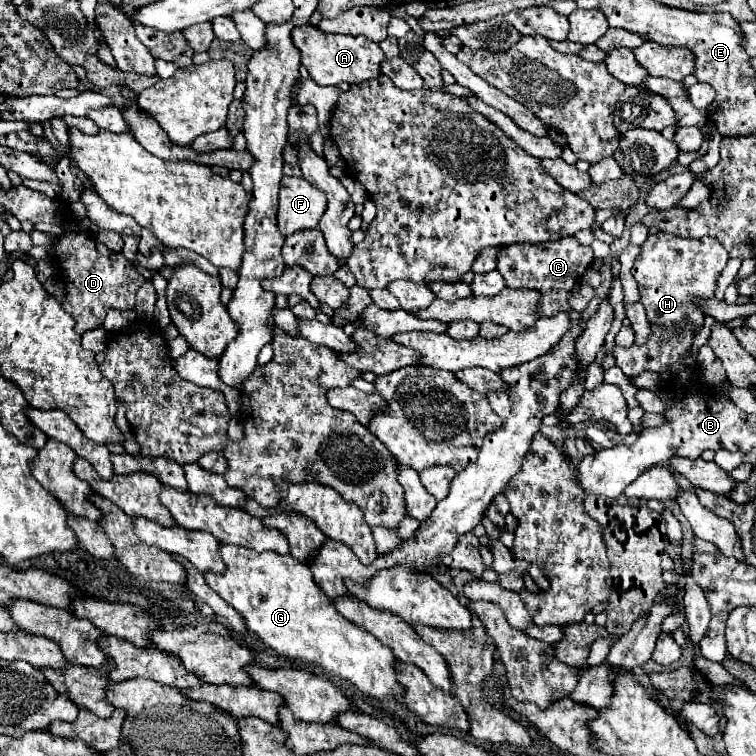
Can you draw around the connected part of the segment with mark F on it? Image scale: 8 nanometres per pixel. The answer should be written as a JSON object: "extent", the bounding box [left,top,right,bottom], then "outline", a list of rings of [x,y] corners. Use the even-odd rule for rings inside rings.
{"extent":[279,177,327,235],"outline":[[[283,177],[279,189],[279,231],[291,235],[319,225],[327,207],[327,195],[303,177]]]}

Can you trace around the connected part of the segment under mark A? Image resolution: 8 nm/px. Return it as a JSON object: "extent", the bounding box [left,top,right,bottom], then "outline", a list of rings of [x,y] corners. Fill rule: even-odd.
{"extent":[291,25,385,85],"outline":[[[313,25],[295,27],[291,31],[291,37],[297,49],[301,51],[301,63],[319,85],[339,85],[343,81],[353,85],[353,83],[377,79],[377,75],[381,75],[381,61],[385,59],[385,55],[377,43],[365,37],[329,35],[319,31],[319,27],[313,27]]]}

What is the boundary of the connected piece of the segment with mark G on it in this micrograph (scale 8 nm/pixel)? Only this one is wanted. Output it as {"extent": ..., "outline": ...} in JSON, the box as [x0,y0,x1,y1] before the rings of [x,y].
{"extent":[205,545,407,699],"outline":[[[221,545],[221,557],[225,559],[227,571],[225,575],[205,575],[207,585],[231,607],[235,607],[241,617],[245,619],[247,627],[271,649],[279,655],[291,659],[305,659],[309,663],[319,663],[329,673],[339,675],[341,679],[351,681],[361,693],[377,699],[401,699],[407,695],[407,689],[397,681],[397,657],[389,647],[381,641],[373,639],[365,629],[349,623],[341,613],[337,613],[335,605],[327,599],[327,595],[317,587],[311,569],[305,563],[299,563],[291,555],[277,555],[277,553],[253,553],[245,547]]]}

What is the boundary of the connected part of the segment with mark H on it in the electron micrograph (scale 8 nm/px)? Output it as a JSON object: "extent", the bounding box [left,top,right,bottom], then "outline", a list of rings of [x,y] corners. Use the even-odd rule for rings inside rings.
{"extent":[631,231,729,335],"outline":[[[663,231],[649,235],[641,245],[641,253],[631,269],[639,285],[641,303],[647,311],[649,323],[661,325],[663,329],[691,329],[697,335],[705,321],[705,313],[697,305],[697,299],[715,297],[717,277],[725,269],[727,261],[729,253],[713,237],[683,239]]]}

